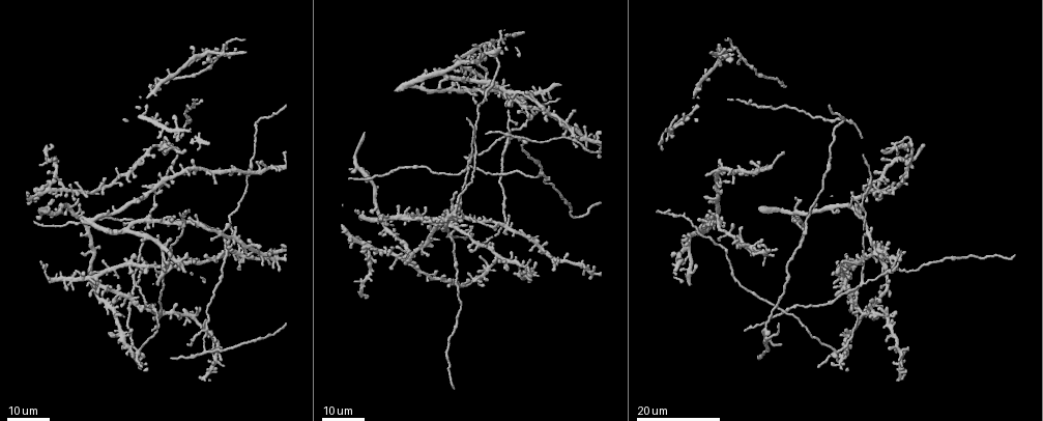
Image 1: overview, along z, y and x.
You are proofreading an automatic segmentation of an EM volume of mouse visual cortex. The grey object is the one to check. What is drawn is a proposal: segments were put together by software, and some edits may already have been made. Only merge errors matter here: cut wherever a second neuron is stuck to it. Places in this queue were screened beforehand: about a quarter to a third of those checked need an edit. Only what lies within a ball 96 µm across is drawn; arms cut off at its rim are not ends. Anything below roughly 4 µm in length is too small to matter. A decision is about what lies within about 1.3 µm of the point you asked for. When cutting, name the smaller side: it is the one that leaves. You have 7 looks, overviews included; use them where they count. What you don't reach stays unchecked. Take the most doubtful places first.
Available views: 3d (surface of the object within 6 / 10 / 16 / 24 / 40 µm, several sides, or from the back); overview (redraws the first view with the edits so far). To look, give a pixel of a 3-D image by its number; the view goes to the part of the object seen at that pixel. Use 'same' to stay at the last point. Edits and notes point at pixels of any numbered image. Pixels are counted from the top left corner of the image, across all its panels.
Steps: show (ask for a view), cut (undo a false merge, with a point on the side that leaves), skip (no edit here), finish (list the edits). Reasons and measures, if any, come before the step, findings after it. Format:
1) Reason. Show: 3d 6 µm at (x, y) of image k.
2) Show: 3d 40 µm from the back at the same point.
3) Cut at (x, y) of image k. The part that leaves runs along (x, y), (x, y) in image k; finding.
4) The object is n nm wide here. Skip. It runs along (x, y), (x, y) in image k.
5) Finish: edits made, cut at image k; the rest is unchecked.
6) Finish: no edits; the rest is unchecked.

Four-way junction. Show: 3d 24 µm at (762, 330) of image 1.

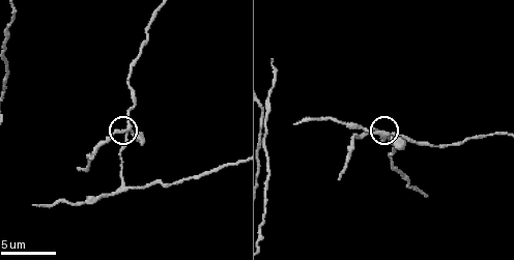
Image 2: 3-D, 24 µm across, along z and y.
Show: 3d 10 µm at (125, 130) of image 2.

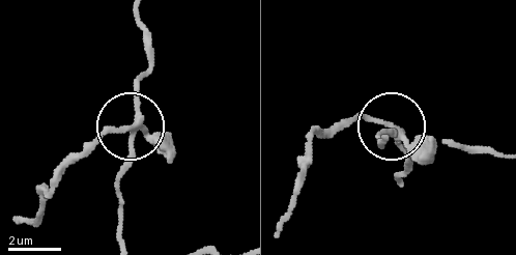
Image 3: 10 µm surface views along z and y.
Cut at (167, 149) of image 3. The part that leaves runs along (137, 123), (85, 147), (40, 213), (19, 219) in image 3; a second neuron is stuck on.

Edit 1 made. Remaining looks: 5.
Show: overview.

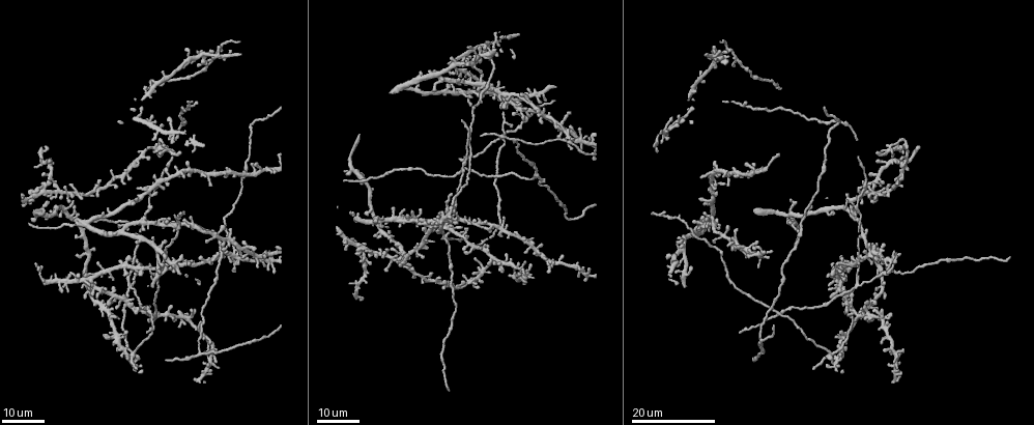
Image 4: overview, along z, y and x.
Three-way junction. Show: 3d 24 µm at (738, 58) of image 4.

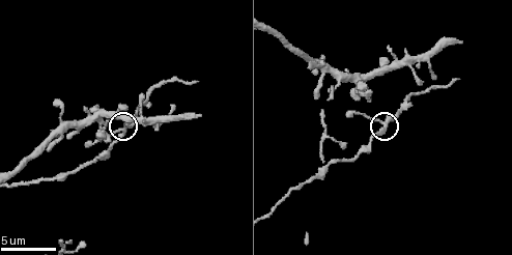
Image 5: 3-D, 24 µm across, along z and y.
Show: 3d 6 µm at (383, 124) of image 5.

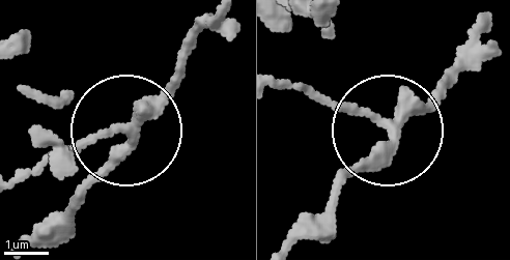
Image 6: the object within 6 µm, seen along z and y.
3 arms meet here. Skip. All the same neuron.

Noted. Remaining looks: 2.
Four arms meet. Show: 3d 16 µm at (879, 190) of image 4.

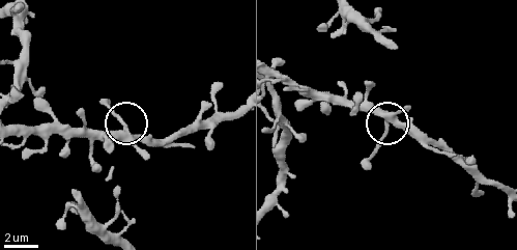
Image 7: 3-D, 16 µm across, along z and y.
Show: 3d 6 µm at (126, 128) of image 7.

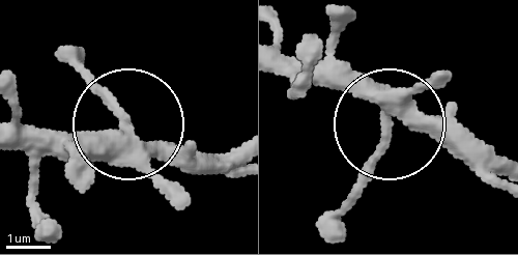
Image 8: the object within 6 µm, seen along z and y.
Skip. One neuron here.

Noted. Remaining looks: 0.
Finish: edits made, cut at image 3; the rest is unchecked.

